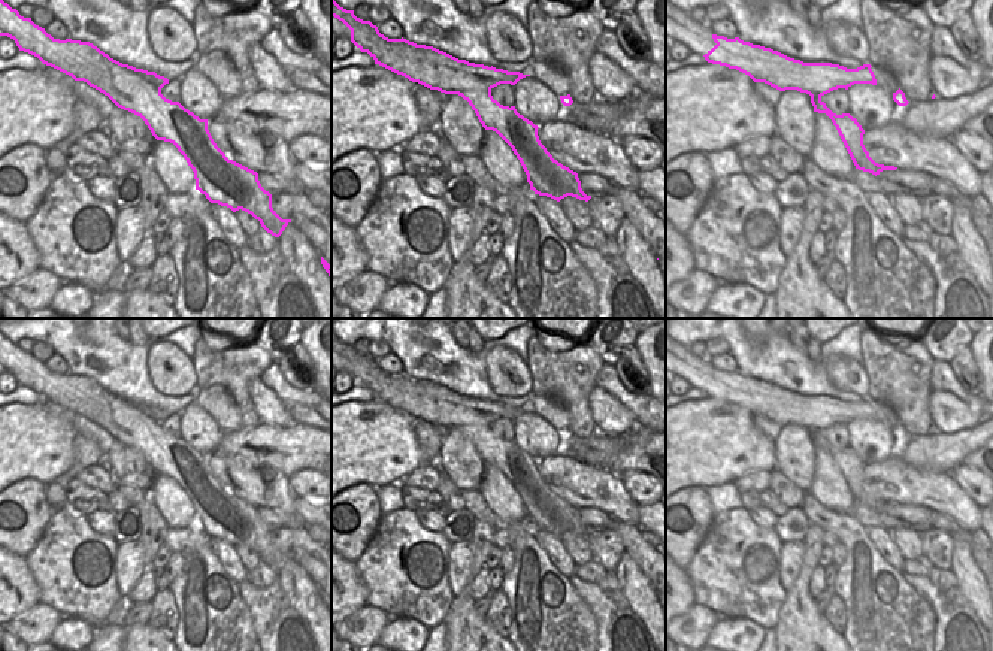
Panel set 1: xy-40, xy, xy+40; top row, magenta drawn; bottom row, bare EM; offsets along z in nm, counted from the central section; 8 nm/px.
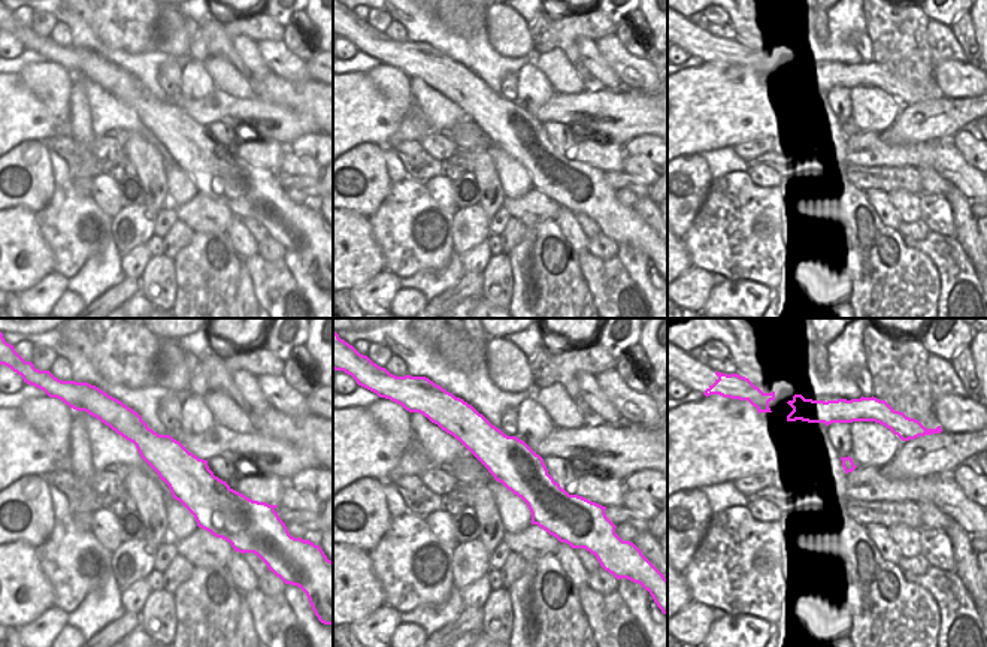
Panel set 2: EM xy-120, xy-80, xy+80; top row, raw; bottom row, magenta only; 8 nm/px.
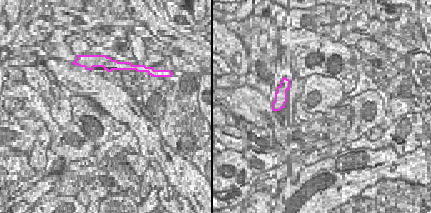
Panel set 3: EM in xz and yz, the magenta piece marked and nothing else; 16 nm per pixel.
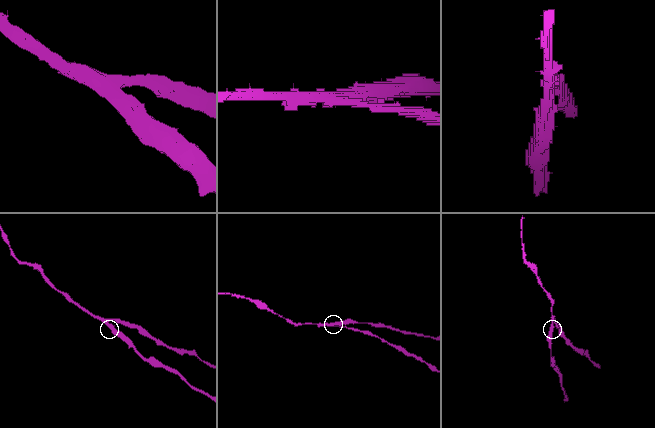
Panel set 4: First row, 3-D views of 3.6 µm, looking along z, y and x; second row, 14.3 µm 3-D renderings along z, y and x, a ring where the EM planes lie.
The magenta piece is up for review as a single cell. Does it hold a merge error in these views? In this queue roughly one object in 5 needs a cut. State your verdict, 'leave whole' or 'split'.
split

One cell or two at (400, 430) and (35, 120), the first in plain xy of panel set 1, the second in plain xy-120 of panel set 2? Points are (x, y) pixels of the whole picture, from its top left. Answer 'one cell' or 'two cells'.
one cell

